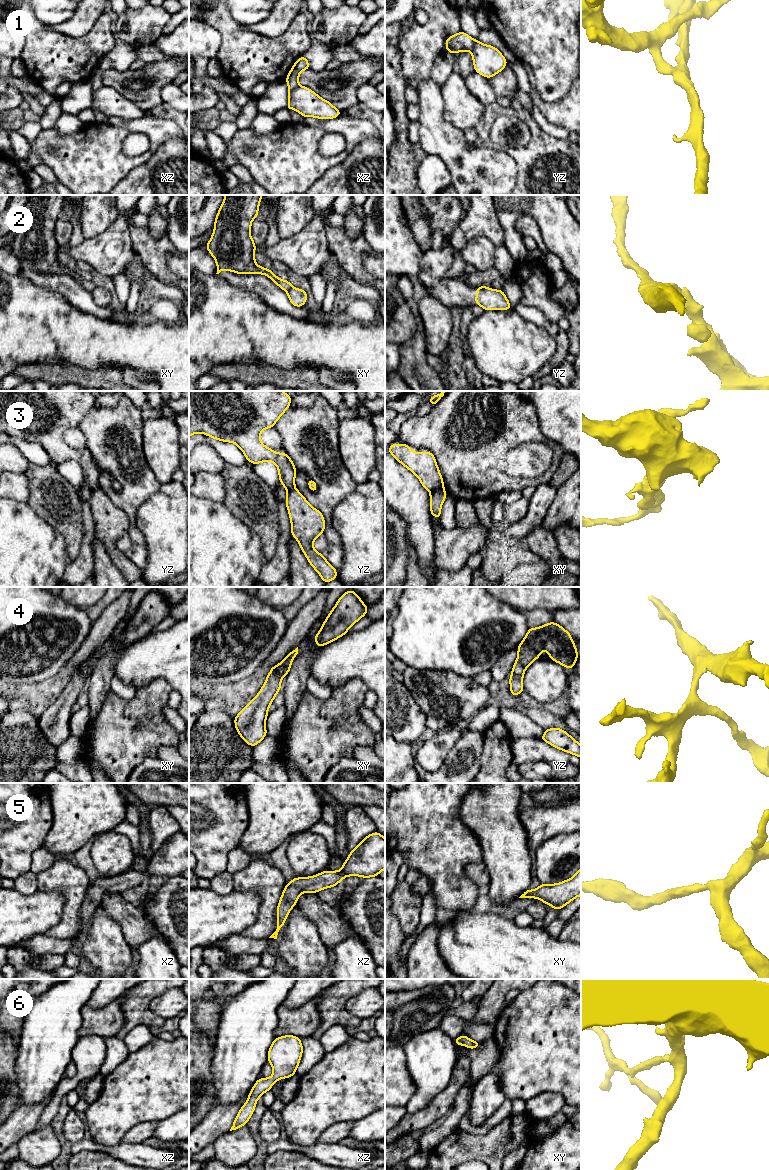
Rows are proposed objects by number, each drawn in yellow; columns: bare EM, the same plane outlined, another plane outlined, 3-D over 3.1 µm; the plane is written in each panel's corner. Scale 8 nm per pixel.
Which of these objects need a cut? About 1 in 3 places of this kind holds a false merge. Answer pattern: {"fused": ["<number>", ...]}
{"fused": ["1", "2", "3"]}

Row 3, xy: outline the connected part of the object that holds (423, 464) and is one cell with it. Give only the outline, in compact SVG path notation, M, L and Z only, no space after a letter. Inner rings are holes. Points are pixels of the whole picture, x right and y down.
M391 444L388 452L412 471L429 492L444 490L442 476L431 452L411 452L408 444Z

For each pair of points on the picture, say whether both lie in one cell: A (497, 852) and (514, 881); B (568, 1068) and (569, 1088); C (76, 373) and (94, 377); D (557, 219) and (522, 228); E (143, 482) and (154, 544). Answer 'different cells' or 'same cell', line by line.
A: same cell
B: same cell
C: same cell
D: different cells
E: different cells

